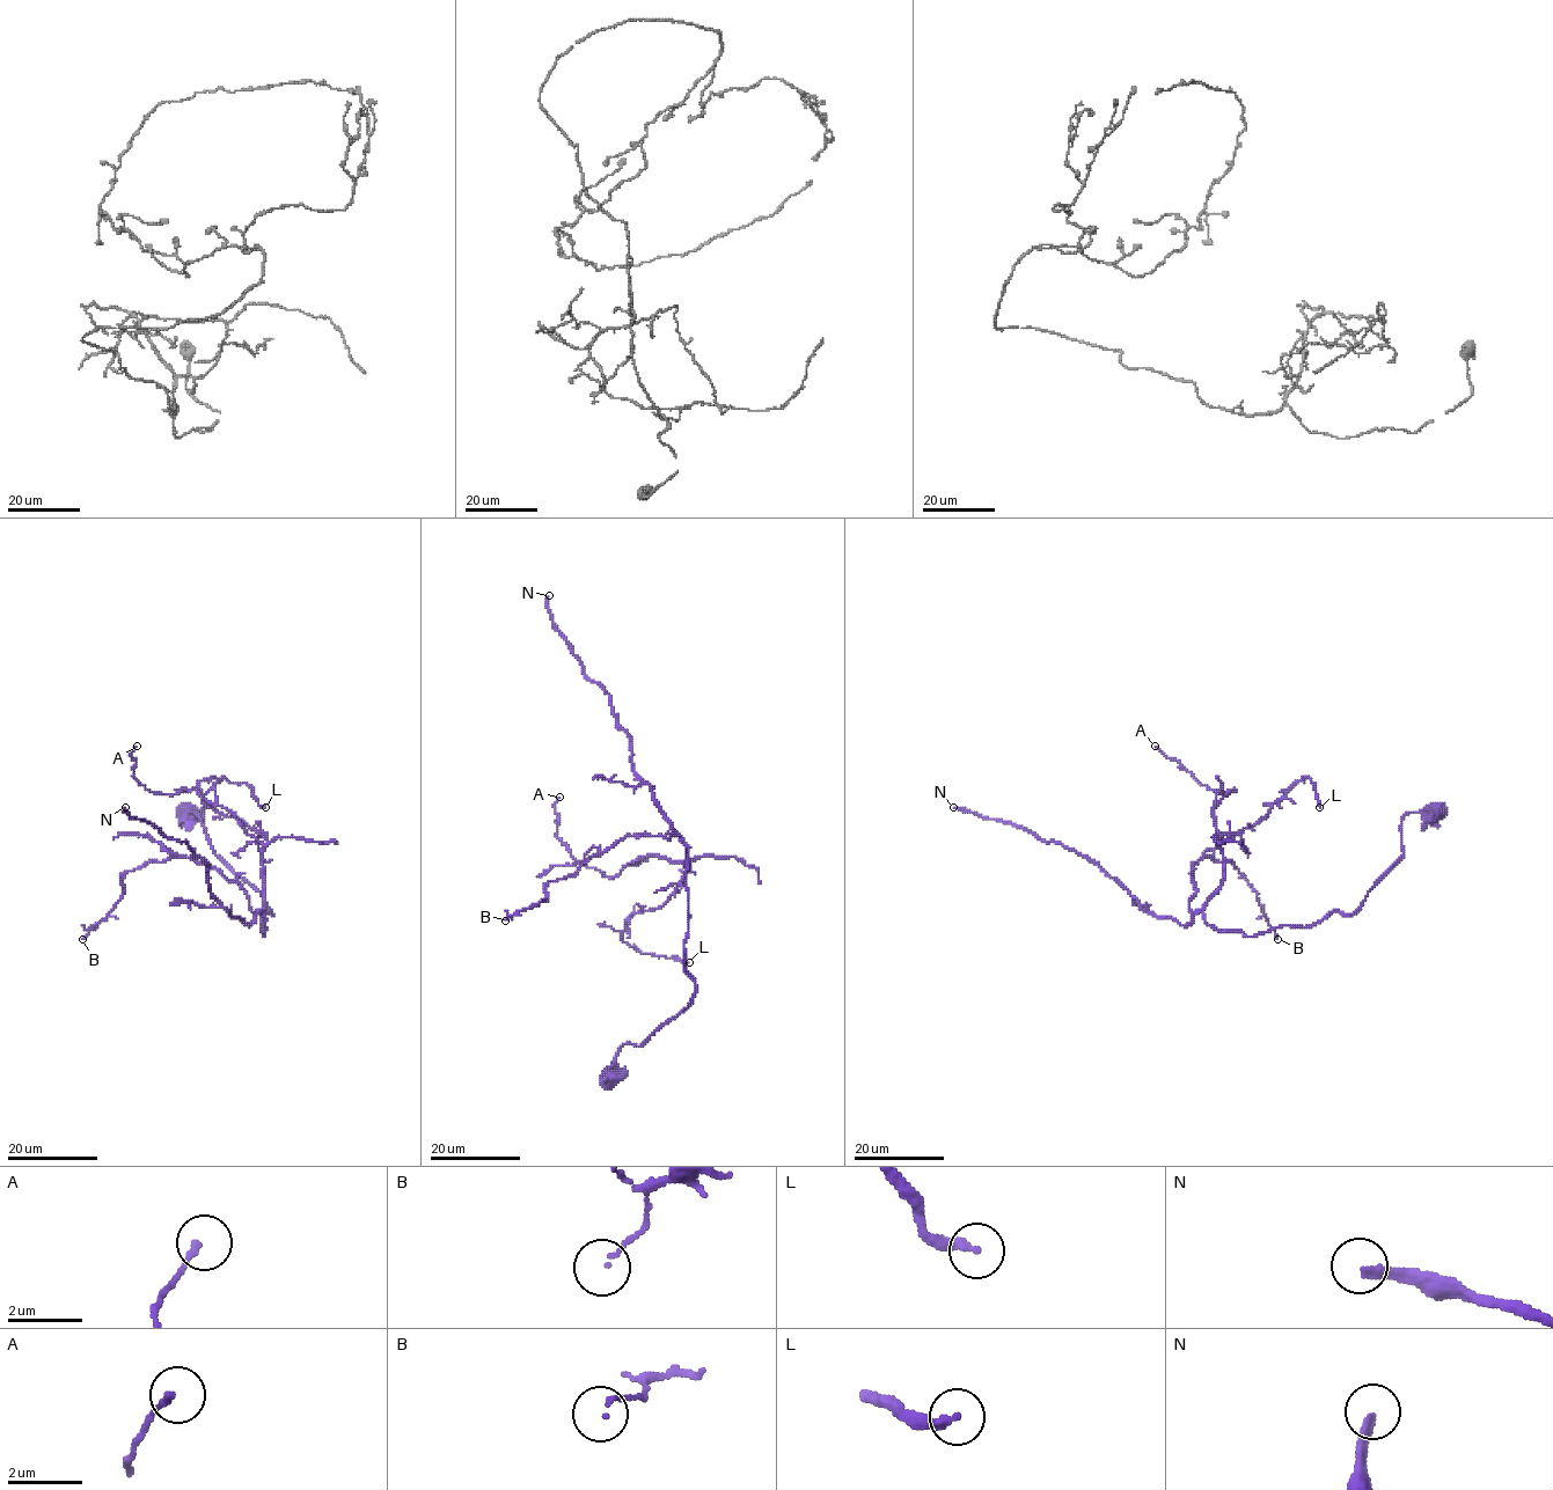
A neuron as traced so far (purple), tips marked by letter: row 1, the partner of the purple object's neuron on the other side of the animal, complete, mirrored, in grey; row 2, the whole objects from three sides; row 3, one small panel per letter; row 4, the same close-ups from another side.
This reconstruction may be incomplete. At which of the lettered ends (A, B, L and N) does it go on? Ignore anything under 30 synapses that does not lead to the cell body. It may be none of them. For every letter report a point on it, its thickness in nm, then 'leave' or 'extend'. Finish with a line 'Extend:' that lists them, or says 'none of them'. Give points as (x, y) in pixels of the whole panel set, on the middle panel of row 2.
A: (559, 797) | 150 nm | leave
B: (505, 920) | 80 nm | leave
L: (689, 962) | 240 nm | leave
N: (549, 595) | 240 nm | extend
Extend: N

